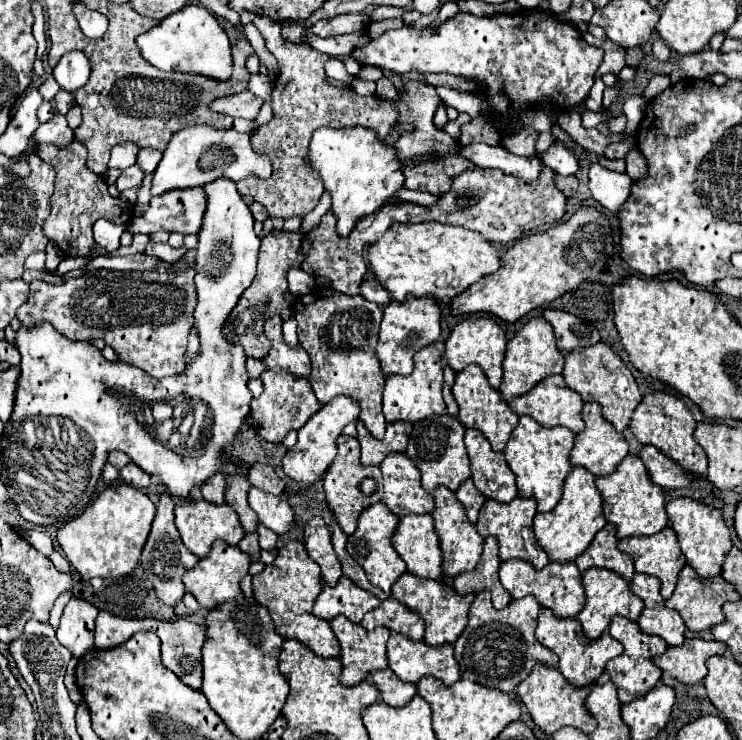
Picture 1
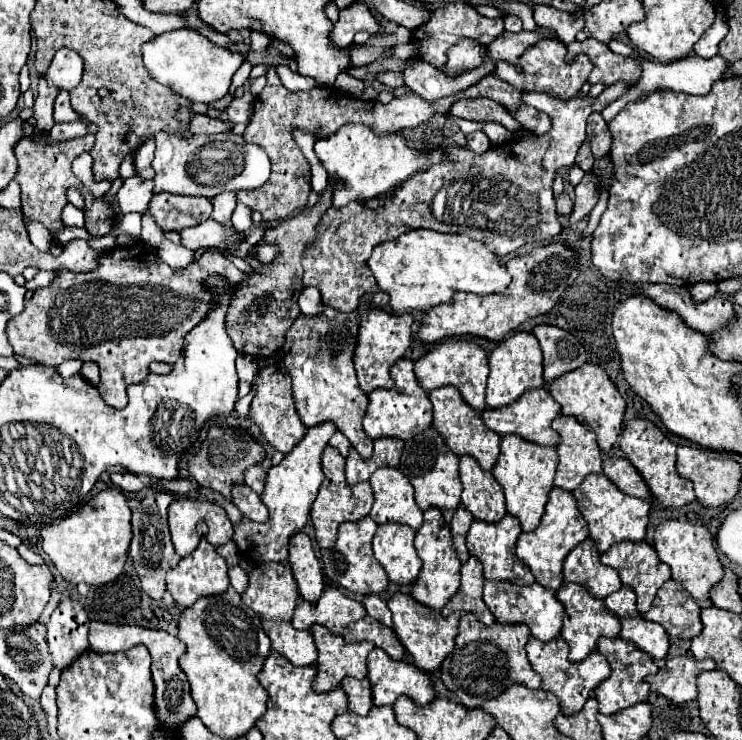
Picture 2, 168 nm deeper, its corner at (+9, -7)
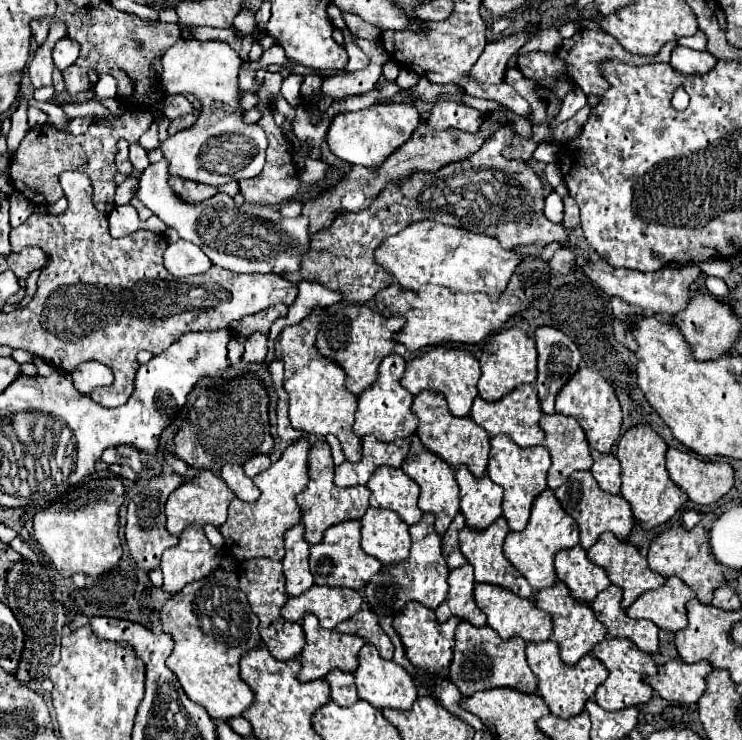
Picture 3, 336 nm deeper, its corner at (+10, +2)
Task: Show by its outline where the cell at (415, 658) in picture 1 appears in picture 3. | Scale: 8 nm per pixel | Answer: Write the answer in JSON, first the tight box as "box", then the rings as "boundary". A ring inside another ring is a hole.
{"box":[354,645,418,711],"boundary":[[[364,645],[358,653],[358,669],[354,671],[354,685],[356,685],[358,697],[368,701],[376,709],[390,707],[390,709],[408,711],[408,709],[412,709],[412,703],[418,697],[418,687],[412,679],[412,675],[402,665],[382,659],[372,645]]]}

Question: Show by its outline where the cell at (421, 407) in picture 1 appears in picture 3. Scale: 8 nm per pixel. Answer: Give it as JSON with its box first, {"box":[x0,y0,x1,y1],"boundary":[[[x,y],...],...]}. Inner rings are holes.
{"box":[354,353,418,443],"boundary":[[[390,353],[382,359],[378,369],[378,379],[374,385],[370,385],[360,397],[356,407],[356,419],[354,419],[354,433],[358,437],[374,435],[376,439],[384,443],[392,443],[394,439],[406,439],[410,437],[418,427],[418,417],[410,411],[414,397],[400,385],[402,373],[404,373],[404,359],[396,353]]]}

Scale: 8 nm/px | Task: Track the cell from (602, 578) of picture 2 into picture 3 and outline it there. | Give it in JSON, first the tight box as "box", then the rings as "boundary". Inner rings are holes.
{"box":[554,545,610,603],"boundary":[[[580,545],[560,551],[554,559],[554,569],[558,581],[566,583],[570,595],[580,603],[592,603],[610,585],[604,569],[594,565]]]}

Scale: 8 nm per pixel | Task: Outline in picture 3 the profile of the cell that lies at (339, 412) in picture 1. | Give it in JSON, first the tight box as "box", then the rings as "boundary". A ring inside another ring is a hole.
{"box":[218,439,308,563],"boundary":[[[300,439],[298,443],[290,445],[280,461],[272,463],[264,473],[254,477],[256,487],[260,489],[258,501],[244,502],[235,497],[228,507],[228,518],[218,531],[224,537],[224,553],[234,557],[238,563],[244,563],[254,557],[268,557],[280,561],[284,557],[284,533],[300,523],[300,507],[296,505],[294,497],[300,493],[308,483],[308,441]]]}

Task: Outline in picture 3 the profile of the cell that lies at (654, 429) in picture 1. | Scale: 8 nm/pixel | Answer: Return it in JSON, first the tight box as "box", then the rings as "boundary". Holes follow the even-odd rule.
{"box":[618,425,688,531],"boundary":[[[636,425],[630,431],[624,433],[624,437],[618,443],[618,461],[622,467],[622,487],[620,487],[620,495],[630,503],[632,507],[632,515],[634,521],[650,531],[654,527],[660,527],[662,523],[666,523],[668,519],[672,519],[672,515],[684,507],[684,503],[688,501],[688,495],[684,495],[682,489],[678,489],[670,479],[668,479],[668,471],[666,471],[666,443],[648,427],[648,425]]]}

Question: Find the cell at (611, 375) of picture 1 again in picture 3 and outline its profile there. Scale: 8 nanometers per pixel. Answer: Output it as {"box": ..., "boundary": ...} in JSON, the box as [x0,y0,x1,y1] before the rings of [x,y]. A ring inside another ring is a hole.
{"box":[556,367,622,453],"boundary":[[[588,367],[578,369],[576,375],[572,377],[572,381],[568,381],[562,387],[560,395],[556,397],[556,413],[566,415],[566,417],[574,417],[582,425],[582,429],[588,437],[590,449],[596,449],[600,453],[610,453],[612,445],[616,443],[616,439],[620,435],[622,409],[616,399],[616,393],[600,373],[596,373]]]}

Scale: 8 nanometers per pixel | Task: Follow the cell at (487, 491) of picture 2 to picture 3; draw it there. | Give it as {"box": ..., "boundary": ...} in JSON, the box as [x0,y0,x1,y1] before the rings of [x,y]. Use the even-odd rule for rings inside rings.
{"box":[456,465,502,529],"boundary":[[[460,465],[456,469],[456,483],[460,487],[460,511],[470,529],[486,529],[502,515],[502,489],[492,483],[488,475],[472,477],[472,473]]]}

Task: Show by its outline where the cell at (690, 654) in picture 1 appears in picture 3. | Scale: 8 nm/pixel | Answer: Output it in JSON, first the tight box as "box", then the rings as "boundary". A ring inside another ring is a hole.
{"box":[648,659,712,705],"boundary":[[[672,659],[666,665],[658,667],[656,677],[650,677],[648,683],[652,689],[666,701],[676,701],[682,705],[698,703],[698,697],[706,689],[706,675],[712,671],[708,661],[688,665],[680,659]]]}

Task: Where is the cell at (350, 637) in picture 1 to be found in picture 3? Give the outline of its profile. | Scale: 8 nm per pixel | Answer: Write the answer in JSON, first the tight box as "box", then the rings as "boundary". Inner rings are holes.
{"box":[298,613,364,683],"boundary":[[[306,613],[304,619],[302,619],[302,629],[304,629],[304,637],[306,637],[306,643],[300,651],[300,663],[302,663],[302,669],[298,673],[298,681],[306,683],[306,681],[314,681],[314,679],[324,679],[326,673],[330,669],[340,669],[340,671],[346,671],[346,673],[354,673],[356,671],[356,665],[358,665],[358,651],[362,649],[364,645],[364,639],[356,637],[356,635],[342,635],[338,631],[326,631],[318,625],[318,619],[316,615],[312,613]]]}

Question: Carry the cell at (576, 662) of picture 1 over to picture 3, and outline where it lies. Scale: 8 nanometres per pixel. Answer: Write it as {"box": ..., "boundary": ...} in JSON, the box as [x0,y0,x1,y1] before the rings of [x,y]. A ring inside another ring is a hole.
{"box":[526,641,608,719],"boundary":[[[544,641],[544,643],[528,643],[526,645],[526,661],[532,669],[532,673],[538,677],[538,691],[544,703],[548,705],[550,713],[562,719],[570,719],[574,715],[580,715],[584,711],[584,703],[594,695],[594,691],[606,681],[608,669],[596,659],[596,657],[582,657],[576,665],[566,665],[560,661],[556,641]]]}

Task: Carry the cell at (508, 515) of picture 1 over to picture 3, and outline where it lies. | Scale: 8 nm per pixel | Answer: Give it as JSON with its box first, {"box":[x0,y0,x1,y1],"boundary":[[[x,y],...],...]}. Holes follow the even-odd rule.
{"box":[460,517,532,599],"boundary":[[[504,517],[496,519],[488,529],[484,531],[472,531],[468,527],[464,527],[460,531],[460,551],[462,555],[468,559],[468,563],[472,563],[474,567],[474,579],[476,583],[490,583],[490,585],[498,585],[498,587],[504,587],[508,591],[512,591],[514,595],[522,597],[522,599],[528,599],[532,597],[532,585],[528,585],[528,581],[508,563],[508,559],[502,555],[502,543],[504,543],[504,537],[508,535],[508,525],[504,521]]]}

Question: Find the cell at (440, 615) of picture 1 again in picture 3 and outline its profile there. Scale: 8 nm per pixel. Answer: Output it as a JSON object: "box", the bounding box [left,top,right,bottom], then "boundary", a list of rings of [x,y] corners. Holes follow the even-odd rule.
{"box":[392,603,460,697],"boundary":[[[408,603],[408,607],[394,617],[392,625],[404,645],[404,653],[408,657],[408,661],[420,671],[420,683],[418,683],[418,695],[420,697],[436,697],[434,693],[434,685],[428,683],[432,679],[450,679],[450,661],[452,661],[452,649],[454,649],[454,633],[456,633],[456,625],[460,621],[456,617],[452,617],[446,623],[438,623],[436,615],[432,609],[426,609],[420,603]]]}

